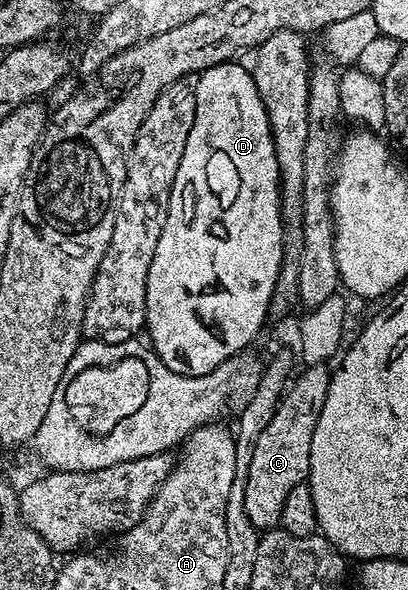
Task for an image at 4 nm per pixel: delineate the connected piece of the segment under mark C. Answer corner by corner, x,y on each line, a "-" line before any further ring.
322,363
309,365
300,373
301,370
292,378
291,384
286,388
285,396
277,404
277,410
271,423
267,423
267,427
263,427
263,435
259,435
259,439
255,443
255,451
251,455
251,467
245,488
245,510
247,519
251,519
251,523
259,531
268,531
280,526
283,503
287,500
287,495
309,476
311,435
315,435
315,423
319,423
319,411
323,411
323,402
327,399
331,369
328,364

